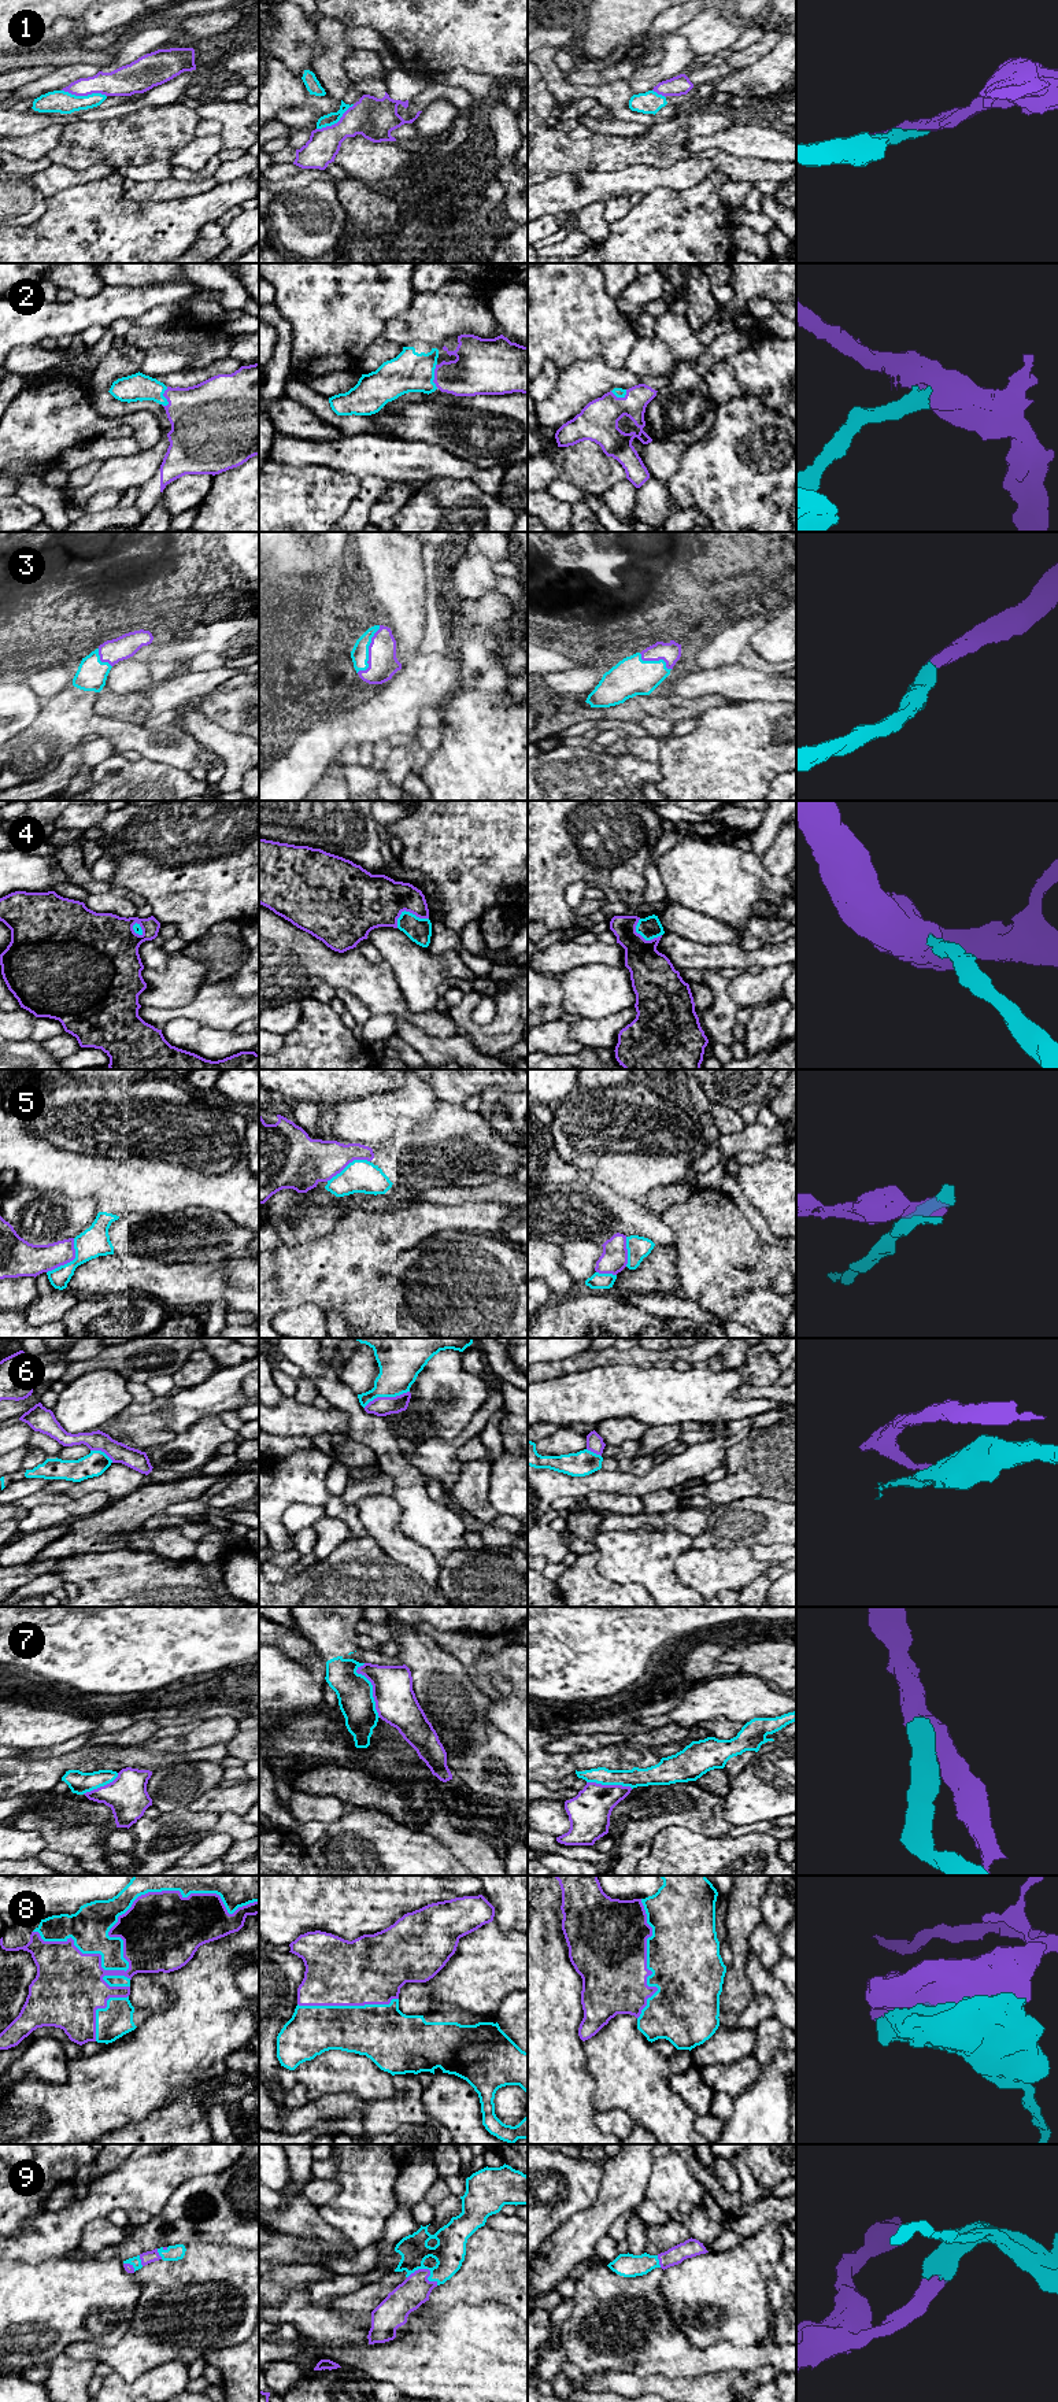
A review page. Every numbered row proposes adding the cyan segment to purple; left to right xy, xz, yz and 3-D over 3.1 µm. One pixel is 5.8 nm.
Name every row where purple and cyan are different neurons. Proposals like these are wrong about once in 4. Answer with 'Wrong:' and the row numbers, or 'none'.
Wrong: 1, 5, 6, 7

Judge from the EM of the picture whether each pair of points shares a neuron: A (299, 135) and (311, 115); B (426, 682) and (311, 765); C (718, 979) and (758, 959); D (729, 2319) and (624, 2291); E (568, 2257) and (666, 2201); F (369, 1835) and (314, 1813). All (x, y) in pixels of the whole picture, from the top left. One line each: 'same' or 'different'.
A: different
B: same
C: different
D: different
E: different
F: different

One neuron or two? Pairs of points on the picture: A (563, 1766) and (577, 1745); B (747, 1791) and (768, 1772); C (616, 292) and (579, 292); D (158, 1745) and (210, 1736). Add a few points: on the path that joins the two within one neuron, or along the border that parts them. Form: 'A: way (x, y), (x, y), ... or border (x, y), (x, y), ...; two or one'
A: border (546, 1745), (551, 1752), (562, 1752), (569, 1756); two
B: way (753, 1787), (762, 1777); one
C: border (603, 277), (606, 291), (616, 300); two
D: way (170, 1744), (198, 1739); one

